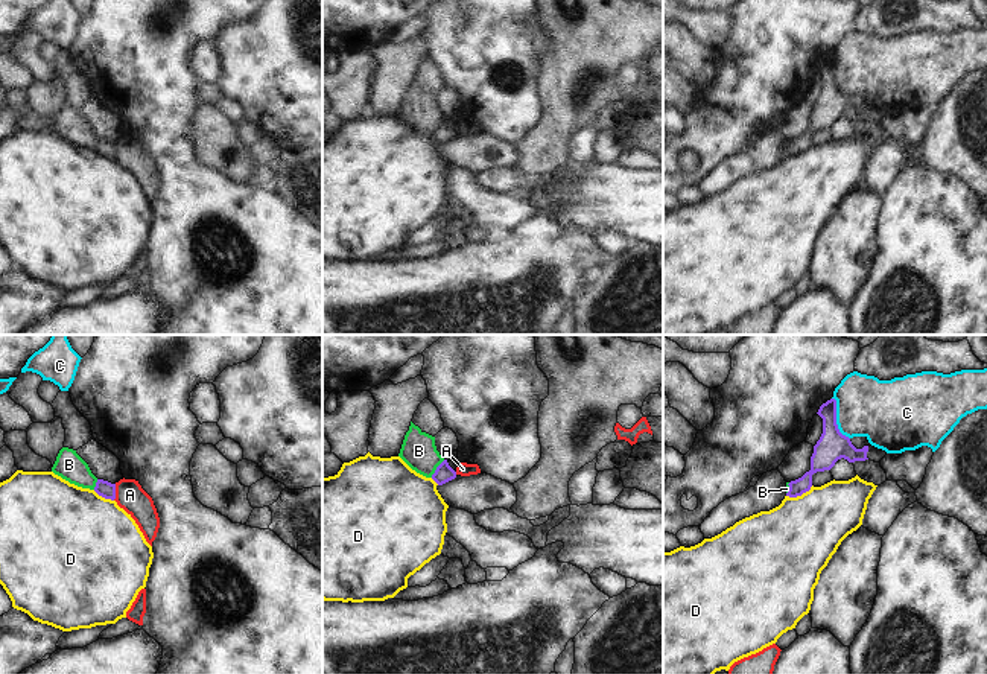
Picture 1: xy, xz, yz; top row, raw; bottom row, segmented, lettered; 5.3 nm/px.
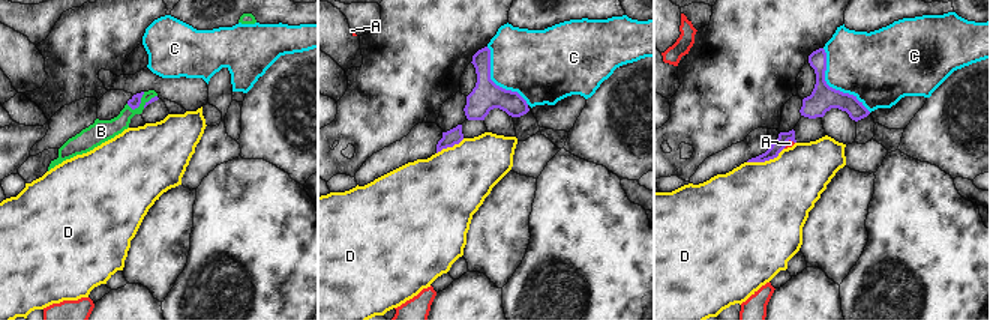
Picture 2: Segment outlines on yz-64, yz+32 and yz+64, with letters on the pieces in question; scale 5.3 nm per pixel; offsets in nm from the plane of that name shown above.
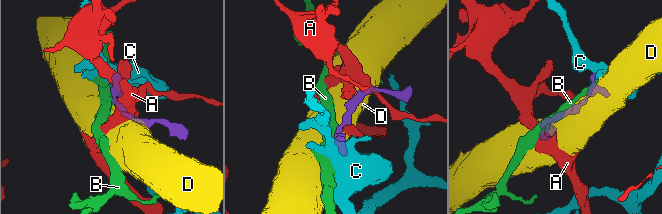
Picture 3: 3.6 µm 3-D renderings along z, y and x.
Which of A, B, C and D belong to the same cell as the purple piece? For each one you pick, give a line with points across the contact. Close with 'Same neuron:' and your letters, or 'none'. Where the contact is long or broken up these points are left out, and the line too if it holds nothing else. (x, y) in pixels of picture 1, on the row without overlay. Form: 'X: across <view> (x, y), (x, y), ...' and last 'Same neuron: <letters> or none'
Same neuron: none

